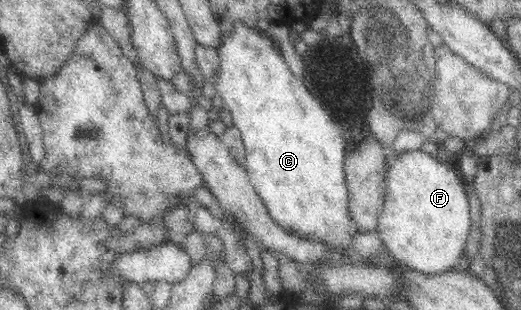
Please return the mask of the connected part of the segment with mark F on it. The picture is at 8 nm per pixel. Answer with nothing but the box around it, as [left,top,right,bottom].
[376,150,471,275]

